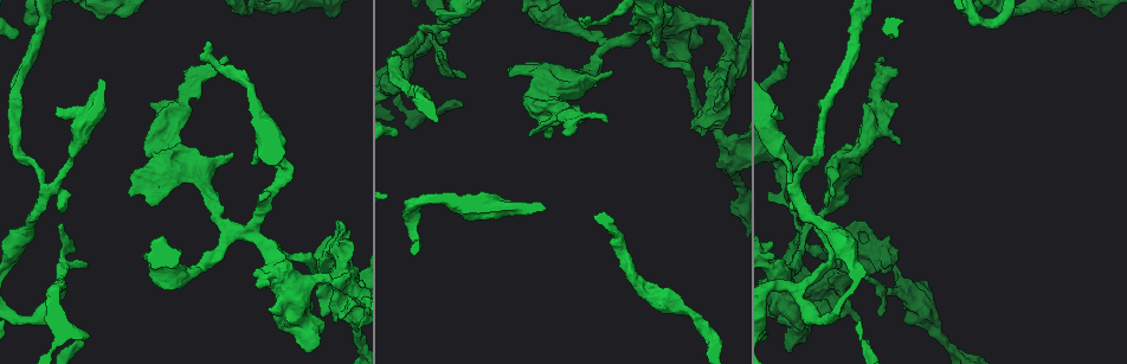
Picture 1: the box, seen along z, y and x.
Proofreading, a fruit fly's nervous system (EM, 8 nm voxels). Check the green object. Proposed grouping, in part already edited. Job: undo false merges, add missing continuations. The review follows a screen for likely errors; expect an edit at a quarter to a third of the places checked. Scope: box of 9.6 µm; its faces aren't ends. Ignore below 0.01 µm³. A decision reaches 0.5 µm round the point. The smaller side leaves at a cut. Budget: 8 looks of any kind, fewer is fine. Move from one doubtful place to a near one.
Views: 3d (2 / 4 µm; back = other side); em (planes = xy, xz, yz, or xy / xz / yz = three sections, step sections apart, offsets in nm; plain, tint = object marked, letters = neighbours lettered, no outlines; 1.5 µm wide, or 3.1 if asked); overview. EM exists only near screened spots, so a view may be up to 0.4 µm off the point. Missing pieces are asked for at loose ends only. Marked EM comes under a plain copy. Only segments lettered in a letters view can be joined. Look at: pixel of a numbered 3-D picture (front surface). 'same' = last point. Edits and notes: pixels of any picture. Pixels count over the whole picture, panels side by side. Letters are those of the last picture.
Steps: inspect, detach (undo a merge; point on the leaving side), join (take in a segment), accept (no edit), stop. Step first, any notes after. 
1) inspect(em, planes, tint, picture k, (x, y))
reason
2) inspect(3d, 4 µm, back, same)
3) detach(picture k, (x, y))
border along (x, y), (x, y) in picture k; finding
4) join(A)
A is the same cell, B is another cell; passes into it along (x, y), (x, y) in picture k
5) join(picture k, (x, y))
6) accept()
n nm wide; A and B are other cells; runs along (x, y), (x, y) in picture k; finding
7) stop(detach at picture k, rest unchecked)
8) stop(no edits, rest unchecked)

inspect(em, xz, step 4, letters, picture 1, (463, 77))
free end

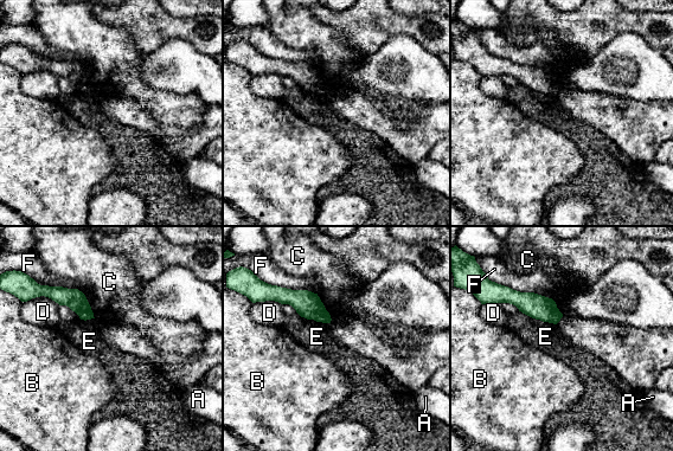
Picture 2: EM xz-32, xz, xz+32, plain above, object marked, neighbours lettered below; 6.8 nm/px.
accept()
A, B, C, D, E and F are other cells; border along (302, 316), (328, 323) in picture 2; no lettered segment goes on from it

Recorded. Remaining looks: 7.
inspect(3d, 4 µm, picture 1, (827, 185))
calibre changes

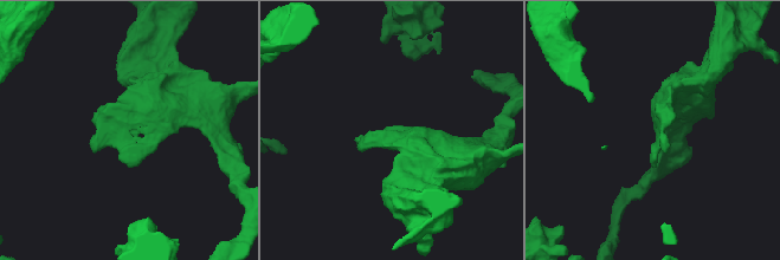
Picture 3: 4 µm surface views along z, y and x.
inspect(em, planes, letters, picture 3, (137, 129))
shape alone is not enough

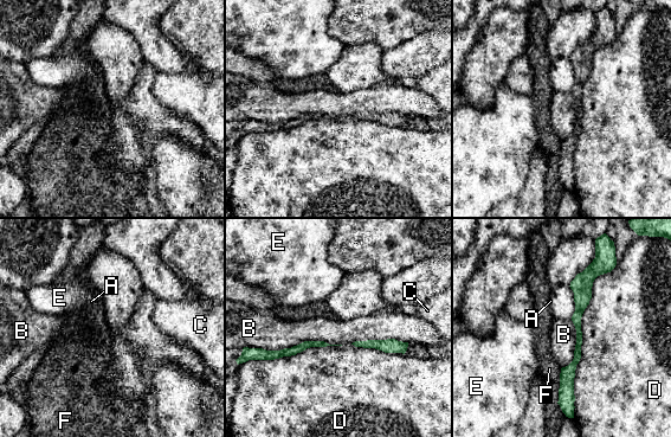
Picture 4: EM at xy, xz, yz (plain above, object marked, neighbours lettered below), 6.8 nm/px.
accept()
50 nm wide; D touches over 1050 nm; A, B, C, D, E and F are other cells; continuous, no second neuron

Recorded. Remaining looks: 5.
inspect(em, planes, letters, picture 1, (333, 279))

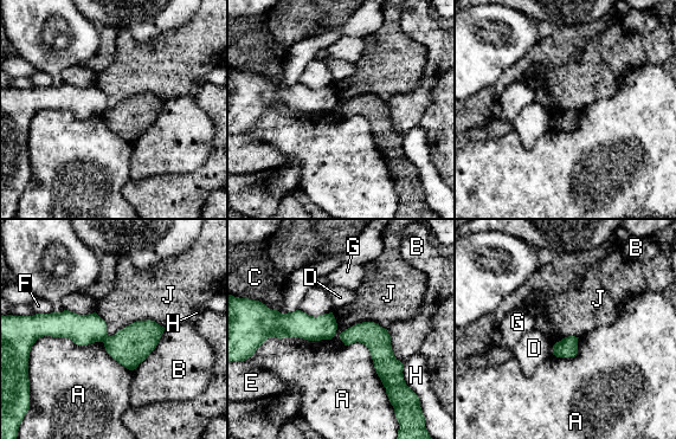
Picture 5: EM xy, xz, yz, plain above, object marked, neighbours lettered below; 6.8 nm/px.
detach(picture 5, (130, 346))
A, B, C, D, E, F, G, H and J are other cells; the part that leaves runs along (343, 335), (364, 335), (399, 373) in picture 5; two neurons meet here

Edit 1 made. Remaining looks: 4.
stop(detach at picture 5, rest unchecked)

